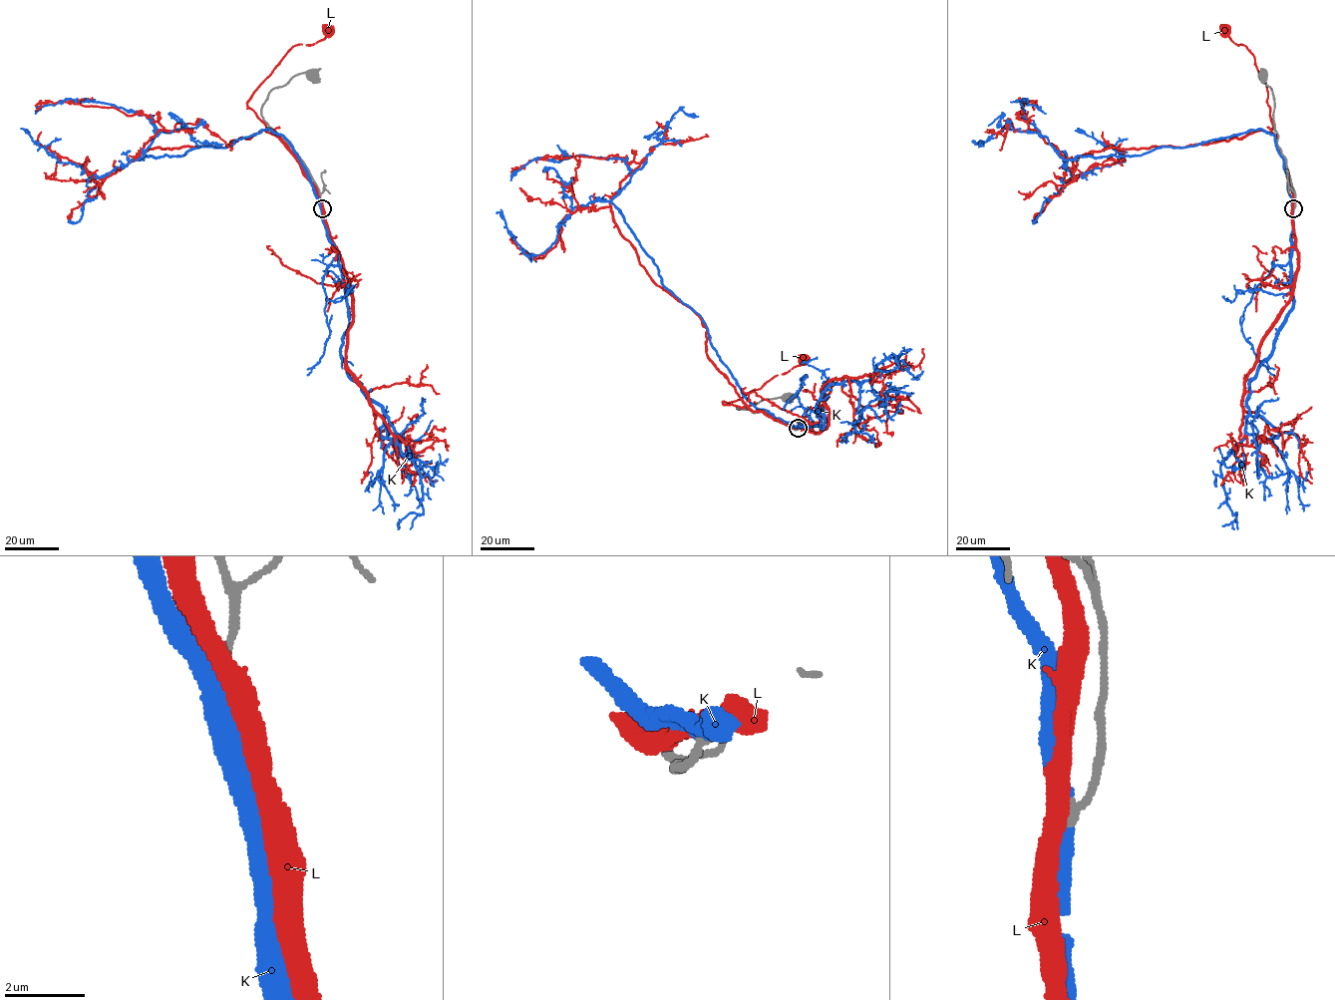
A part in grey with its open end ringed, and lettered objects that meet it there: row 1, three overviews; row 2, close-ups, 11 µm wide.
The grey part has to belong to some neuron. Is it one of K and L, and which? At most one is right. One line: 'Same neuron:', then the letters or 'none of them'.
Same neuron: K

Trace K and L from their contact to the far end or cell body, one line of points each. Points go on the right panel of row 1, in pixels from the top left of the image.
K: (1293, 209), (1275, 137), (1260, 129), (1140, 156), (1063, 160), (1025, 118), (1021, 101), (1046, 113)
L: (1293, 209), (1292, 183), (1271, 131), (1266, 83), (1253, 54), (1232, 42), (1224, 30)

